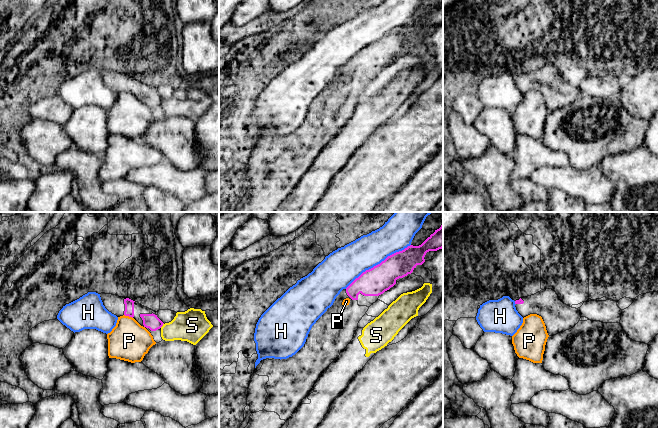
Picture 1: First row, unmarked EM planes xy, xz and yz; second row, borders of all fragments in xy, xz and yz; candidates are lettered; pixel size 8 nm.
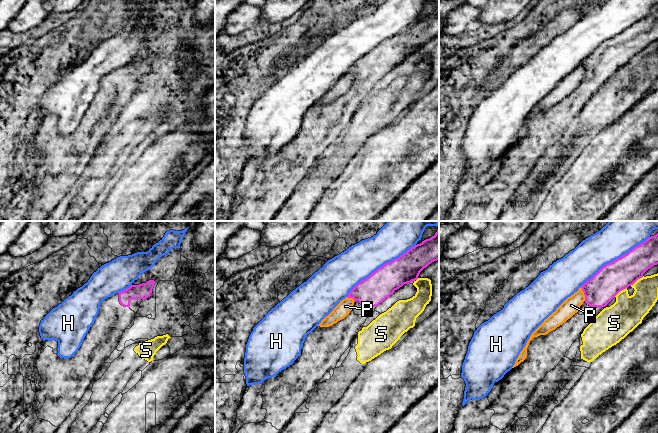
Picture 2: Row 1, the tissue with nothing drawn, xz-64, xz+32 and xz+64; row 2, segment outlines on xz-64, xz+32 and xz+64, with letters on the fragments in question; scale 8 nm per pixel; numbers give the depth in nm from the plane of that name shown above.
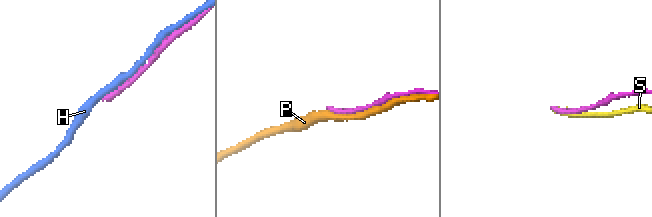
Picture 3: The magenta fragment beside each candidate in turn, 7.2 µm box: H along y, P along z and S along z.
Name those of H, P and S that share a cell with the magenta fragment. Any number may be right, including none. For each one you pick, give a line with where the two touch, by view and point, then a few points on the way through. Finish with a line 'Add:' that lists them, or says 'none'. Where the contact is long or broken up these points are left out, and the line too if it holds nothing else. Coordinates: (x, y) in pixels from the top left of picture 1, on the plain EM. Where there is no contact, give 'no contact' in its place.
Add: none

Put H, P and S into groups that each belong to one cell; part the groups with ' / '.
H / P / S

